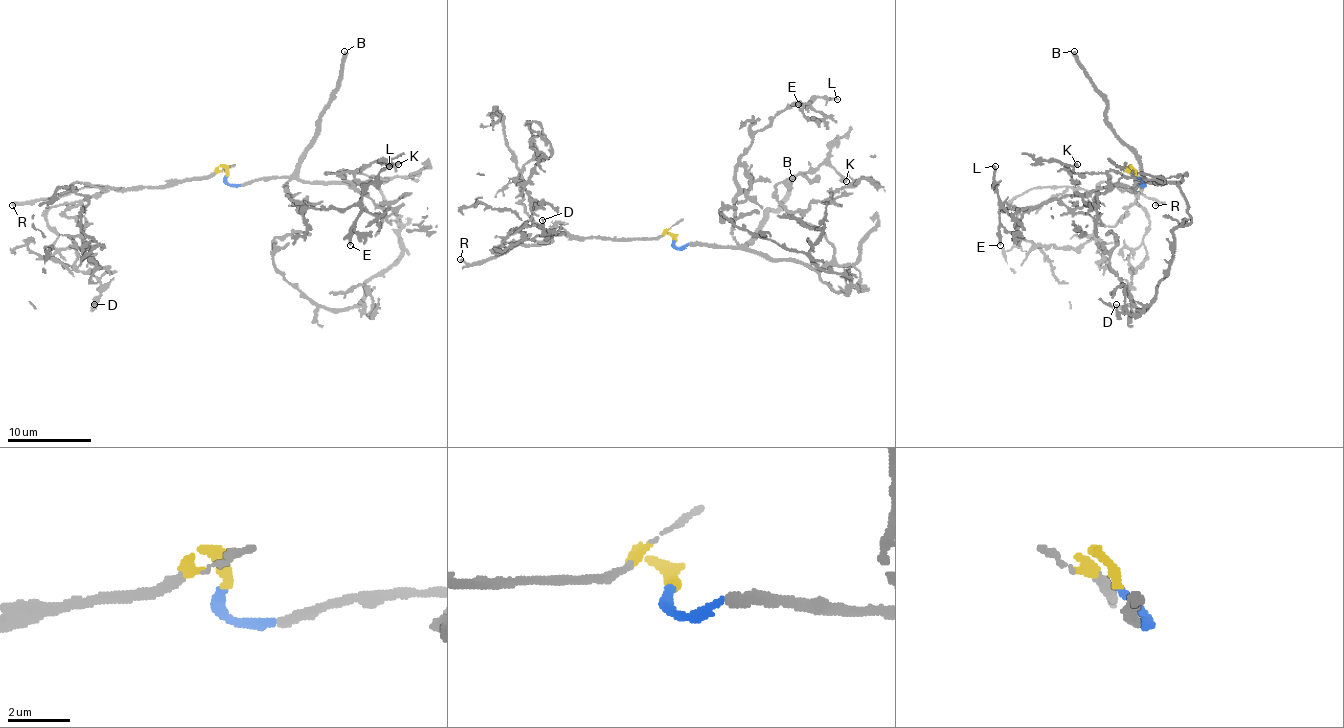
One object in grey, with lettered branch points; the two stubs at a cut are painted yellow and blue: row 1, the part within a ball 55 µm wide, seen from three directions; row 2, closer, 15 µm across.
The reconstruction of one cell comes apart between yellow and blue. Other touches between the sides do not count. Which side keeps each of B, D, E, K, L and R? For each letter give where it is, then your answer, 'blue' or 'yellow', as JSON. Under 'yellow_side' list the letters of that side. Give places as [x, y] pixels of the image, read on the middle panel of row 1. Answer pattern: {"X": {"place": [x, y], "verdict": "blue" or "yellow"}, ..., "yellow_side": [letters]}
{"B": {"place": [792, 178], "verdict": "blue"}, "D": {"place": [542, 220], "verdict": "yellow"}, "E": {"place": [798, 104], "verdict": "blue"}, "K": {"place": [846, 181], "verdict": "blue"}, "L": {"place": [837, 99], "verdict": "blue"}, "R": {"place": [460, 259], "verdict": "yellow"}, "yellow_side": ["D", "R"]}

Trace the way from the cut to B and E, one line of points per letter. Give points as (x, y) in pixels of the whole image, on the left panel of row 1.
B: (227, 176), (227, 182), (237, 184), (285, 178), (294, 170), (317, 132), (340, 78), (344, 51)
E: (227, 176), (229, 184), (285, 178), (287, 195), (306, 207), (356, 205), (361, 214), (350, 230), (350, 245)

